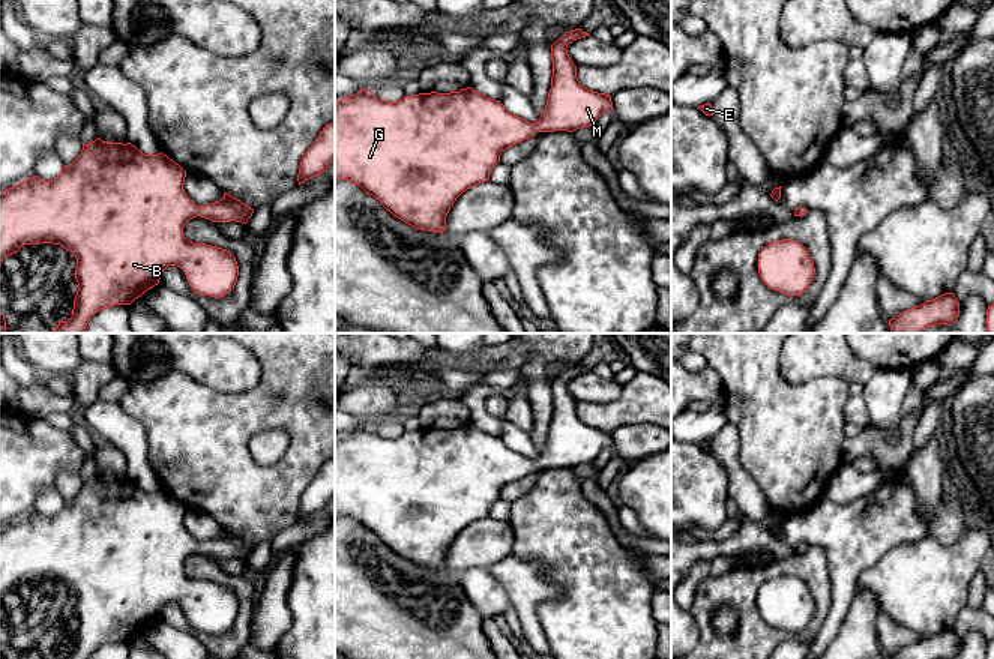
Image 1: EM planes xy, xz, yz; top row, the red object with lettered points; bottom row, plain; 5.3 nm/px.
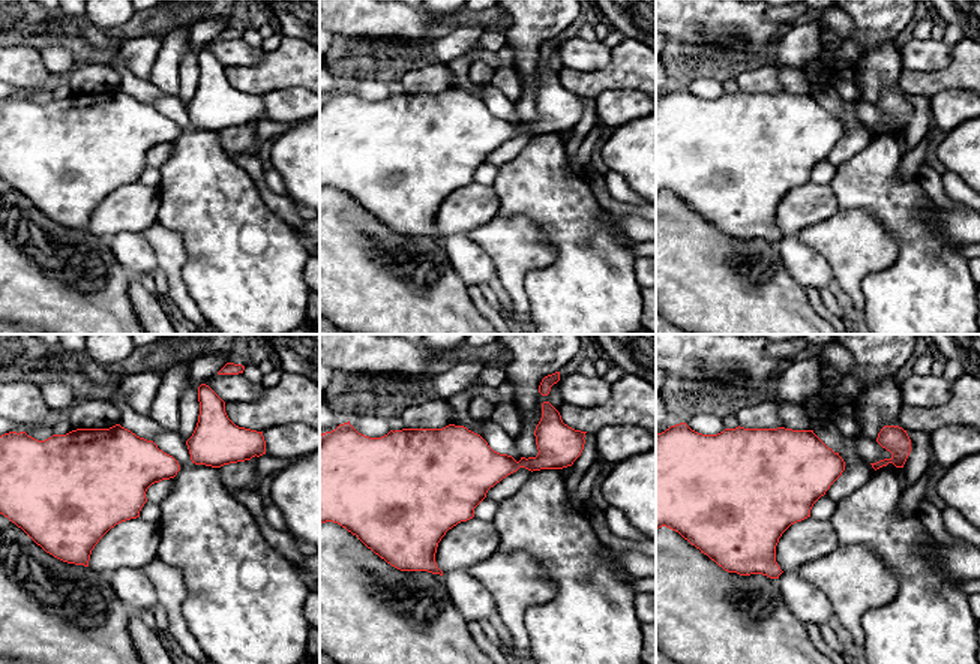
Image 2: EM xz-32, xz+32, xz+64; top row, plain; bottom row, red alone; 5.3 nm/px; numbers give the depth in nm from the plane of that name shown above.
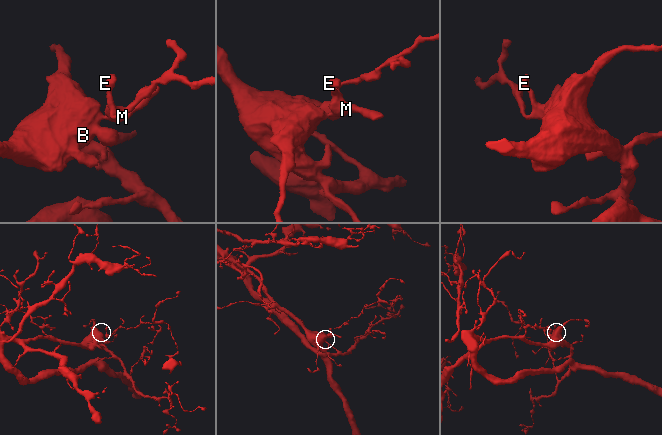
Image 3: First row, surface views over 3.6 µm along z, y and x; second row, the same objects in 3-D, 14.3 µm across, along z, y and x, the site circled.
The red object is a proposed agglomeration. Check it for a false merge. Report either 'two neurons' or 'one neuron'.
one neuron

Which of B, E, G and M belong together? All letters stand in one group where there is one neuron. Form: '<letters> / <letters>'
B E G M

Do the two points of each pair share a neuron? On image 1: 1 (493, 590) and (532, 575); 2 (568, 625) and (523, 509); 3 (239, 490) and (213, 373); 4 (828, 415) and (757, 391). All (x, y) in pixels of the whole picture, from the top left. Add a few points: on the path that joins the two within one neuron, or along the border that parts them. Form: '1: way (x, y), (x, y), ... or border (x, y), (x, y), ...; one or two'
1: border (487, 569), (503, 587), (511, 605); two
2: way (571, 596), (571, 557), (551, 538); one
3: border (186, 374), (221, 392), (246, 392), (253, 388); two
4: way (810, 415), (781, 415), (775, 409); one

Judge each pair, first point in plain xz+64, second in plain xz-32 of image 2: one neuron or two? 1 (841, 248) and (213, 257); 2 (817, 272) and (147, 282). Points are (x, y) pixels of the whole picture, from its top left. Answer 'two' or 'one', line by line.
1: two
2: two

